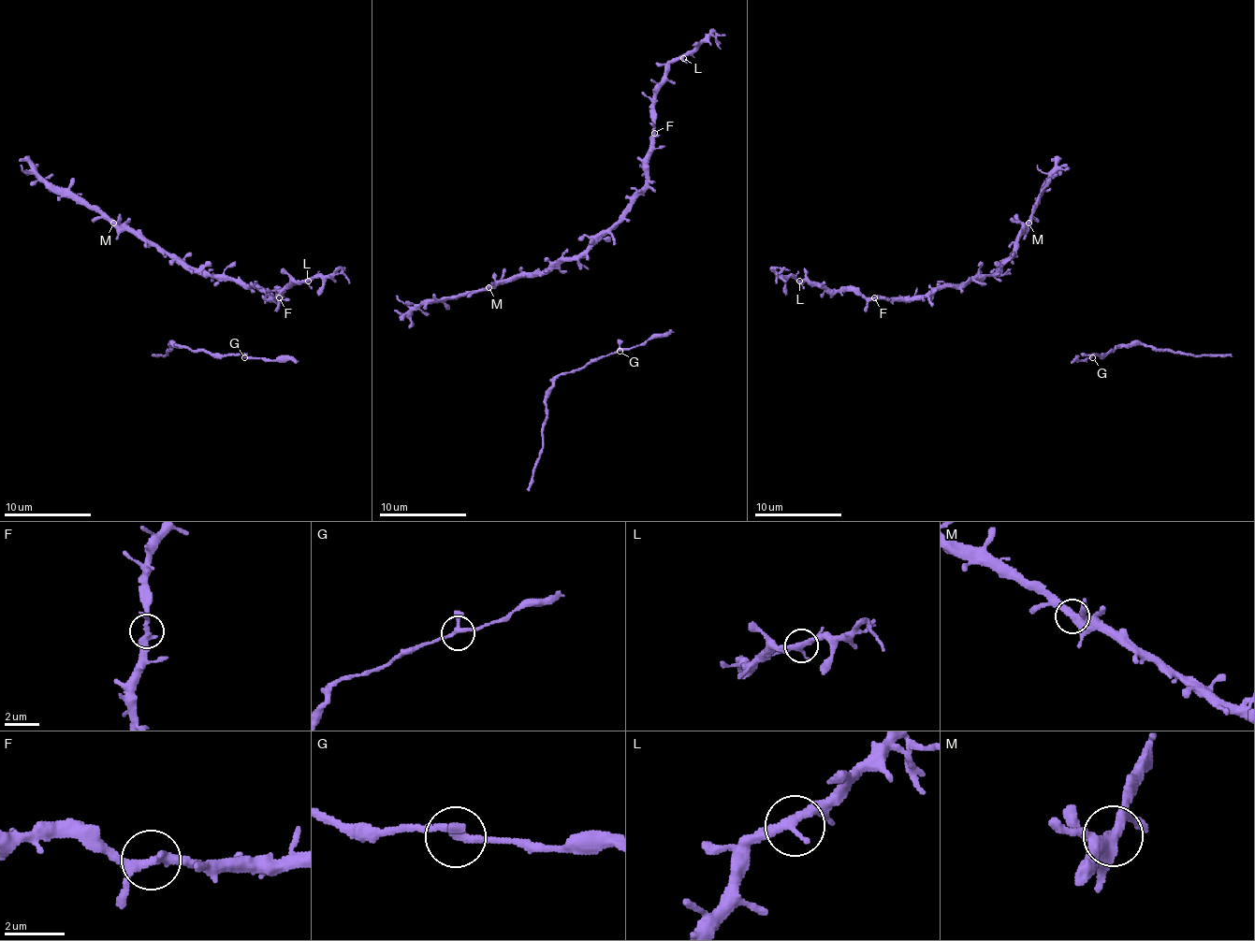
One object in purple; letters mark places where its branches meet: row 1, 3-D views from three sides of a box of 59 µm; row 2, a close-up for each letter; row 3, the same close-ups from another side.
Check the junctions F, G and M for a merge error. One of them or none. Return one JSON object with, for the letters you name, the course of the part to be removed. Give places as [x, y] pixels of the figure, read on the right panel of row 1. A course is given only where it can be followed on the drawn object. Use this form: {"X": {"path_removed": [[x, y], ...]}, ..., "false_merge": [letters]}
{"false_merge": []}

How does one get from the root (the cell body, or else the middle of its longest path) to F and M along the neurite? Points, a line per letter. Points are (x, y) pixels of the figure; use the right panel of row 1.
F: (1009, 274), (979, 274), (961, 284), (935, 287), (926, 296), (873, 297)
M: (1009, 274), (1002, 274), (1000, 269), (1012, 258), (1015, 238), (1028, 224)

